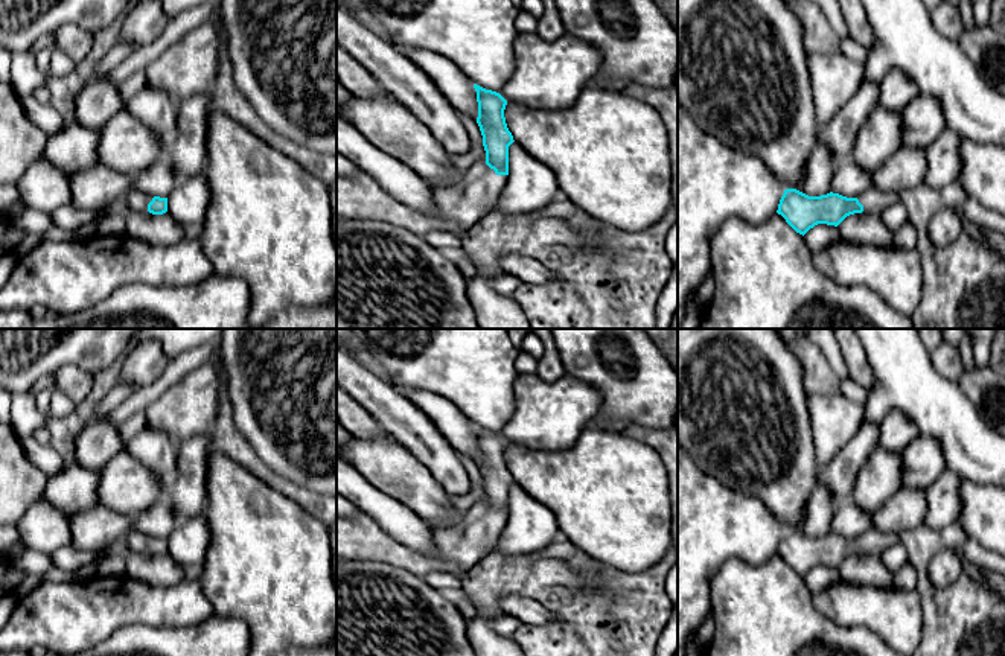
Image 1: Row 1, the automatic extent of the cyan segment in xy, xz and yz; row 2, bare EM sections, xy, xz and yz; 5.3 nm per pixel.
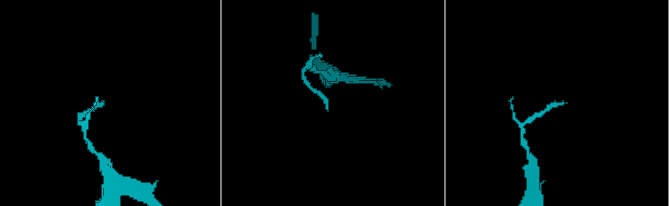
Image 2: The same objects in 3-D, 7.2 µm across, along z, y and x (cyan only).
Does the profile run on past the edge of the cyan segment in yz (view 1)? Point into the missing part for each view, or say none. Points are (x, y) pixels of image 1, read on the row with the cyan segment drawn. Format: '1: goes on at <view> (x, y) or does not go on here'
1: goes on at yz (874, 201)

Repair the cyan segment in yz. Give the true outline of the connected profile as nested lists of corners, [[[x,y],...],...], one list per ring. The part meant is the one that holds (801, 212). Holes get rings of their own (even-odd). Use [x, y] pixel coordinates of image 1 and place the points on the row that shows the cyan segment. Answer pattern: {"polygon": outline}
{"polygon": [[[869,187],[857,198],[839,193],[809,196],[796,189],[786,189],[777,213],[799,234],[806,234],[818,224],[838,227],[847,216],[854,213],[880,215],[888,205],[900,201],[897,192],[880,192]]]}

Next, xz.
{"polygon": [[[474,84],[478,102],[477,123],[483,135],[486,163],[452,187],[437,186],[434,210],[417,212],[388,195],[370,175],[359,170],[353,178],[337,177],[337,219],[382,221],[425,236],[431,230],[461,234],[495,205],[509,180],[509,146],[515,142],[507,128],[507,100],[496,91]]]}

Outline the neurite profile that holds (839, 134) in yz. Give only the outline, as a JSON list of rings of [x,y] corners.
[[[863,81],[833,120],[819,129],[818,143],[828,146],[834,161],[851,154],[859,128],[877,107],[879,84]]]

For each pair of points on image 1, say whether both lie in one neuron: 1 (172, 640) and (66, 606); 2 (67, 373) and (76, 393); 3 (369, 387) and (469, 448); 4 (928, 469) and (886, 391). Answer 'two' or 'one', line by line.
1: two
2: one
3: two
4: two

